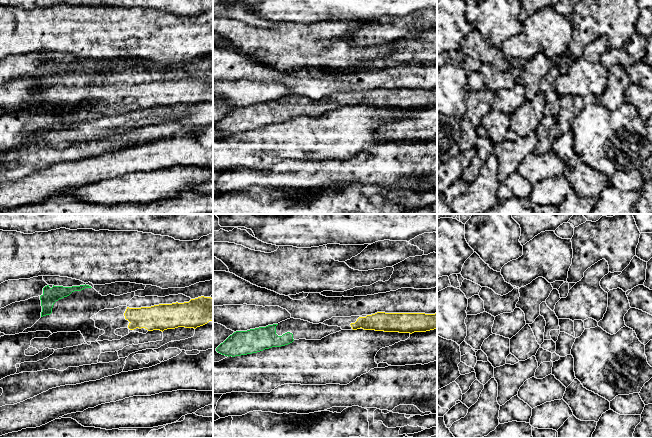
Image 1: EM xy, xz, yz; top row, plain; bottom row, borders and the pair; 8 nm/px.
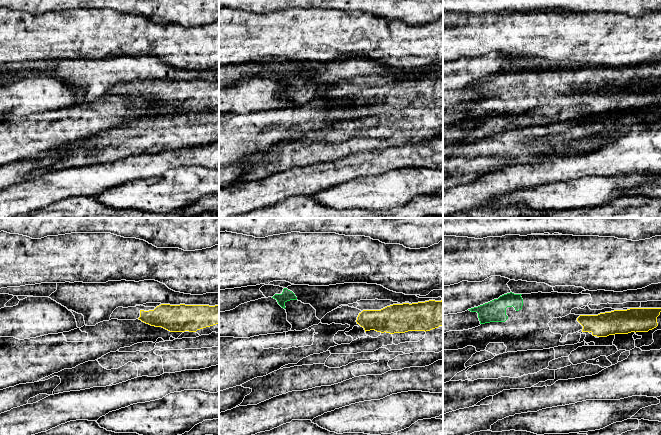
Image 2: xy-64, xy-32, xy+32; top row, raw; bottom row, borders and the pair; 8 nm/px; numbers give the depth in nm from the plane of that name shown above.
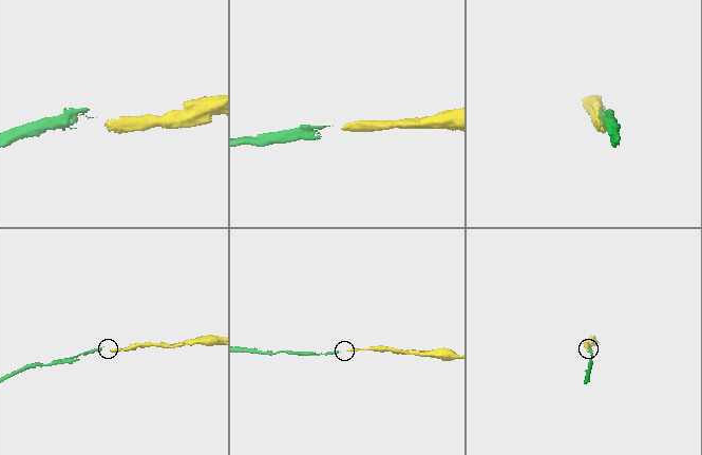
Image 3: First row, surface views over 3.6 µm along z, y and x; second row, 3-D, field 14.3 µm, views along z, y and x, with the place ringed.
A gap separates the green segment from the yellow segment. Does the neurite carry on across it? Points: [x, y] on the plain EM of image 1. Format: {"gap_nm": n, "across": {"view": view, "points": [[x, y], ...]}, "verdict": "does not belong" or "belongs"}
{"gap_nm": 320, "across": {"view": "xy", "points": [[91, 63], [127, 83]]}, "verdict": "belongs"}

